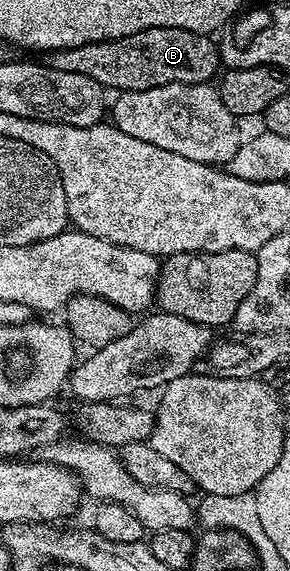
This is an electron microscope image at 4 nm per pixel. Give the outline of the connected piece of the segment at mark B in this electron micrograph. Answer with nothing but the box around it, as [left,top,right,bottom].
[44,28,219,92]

